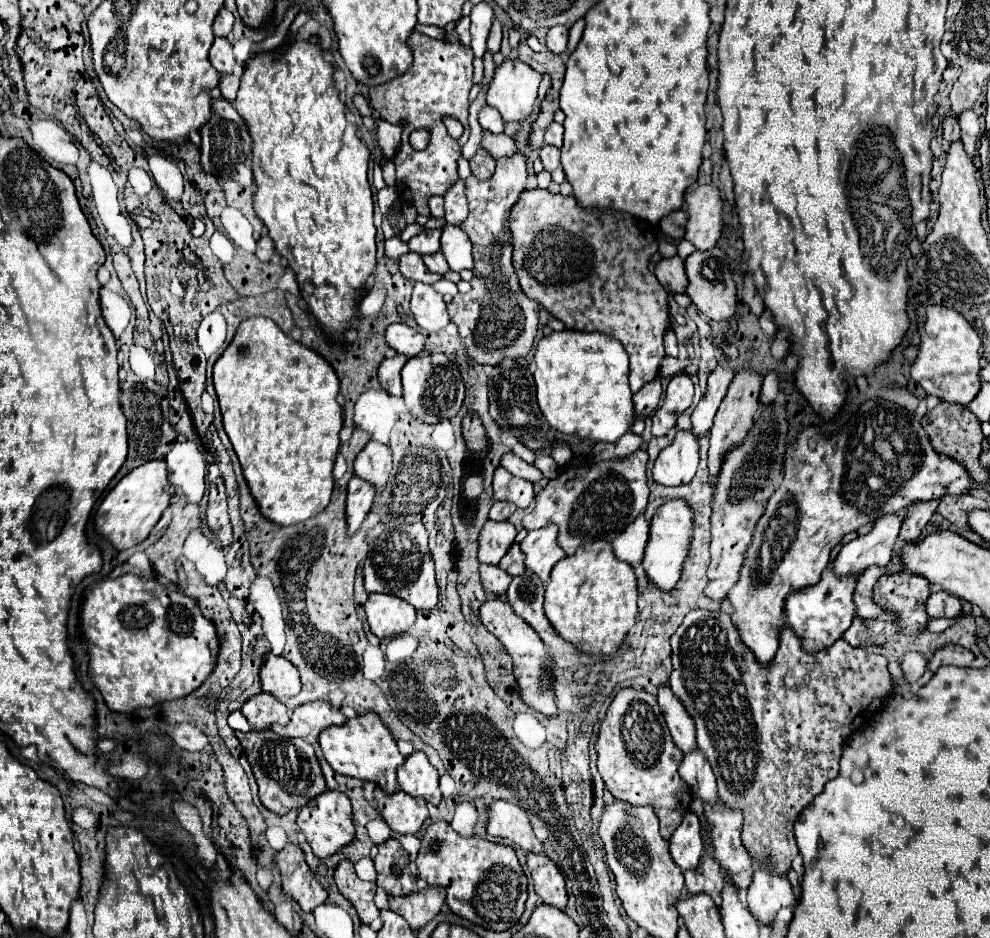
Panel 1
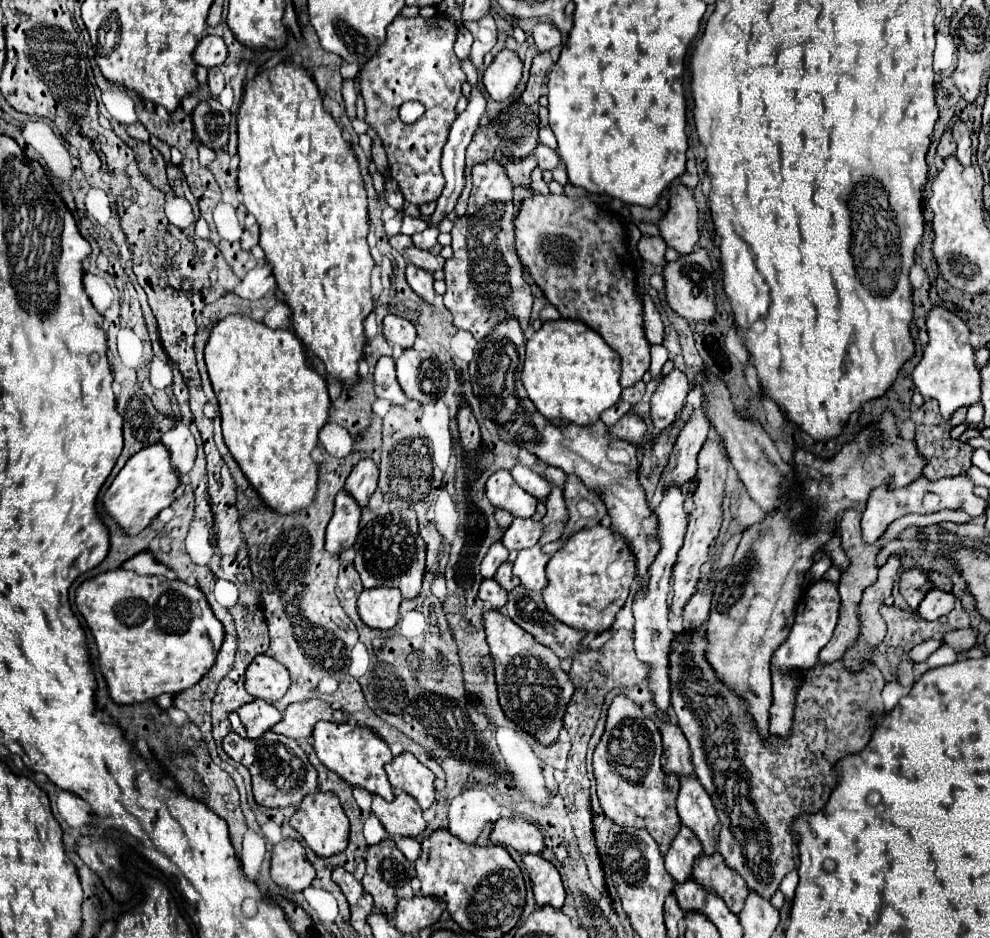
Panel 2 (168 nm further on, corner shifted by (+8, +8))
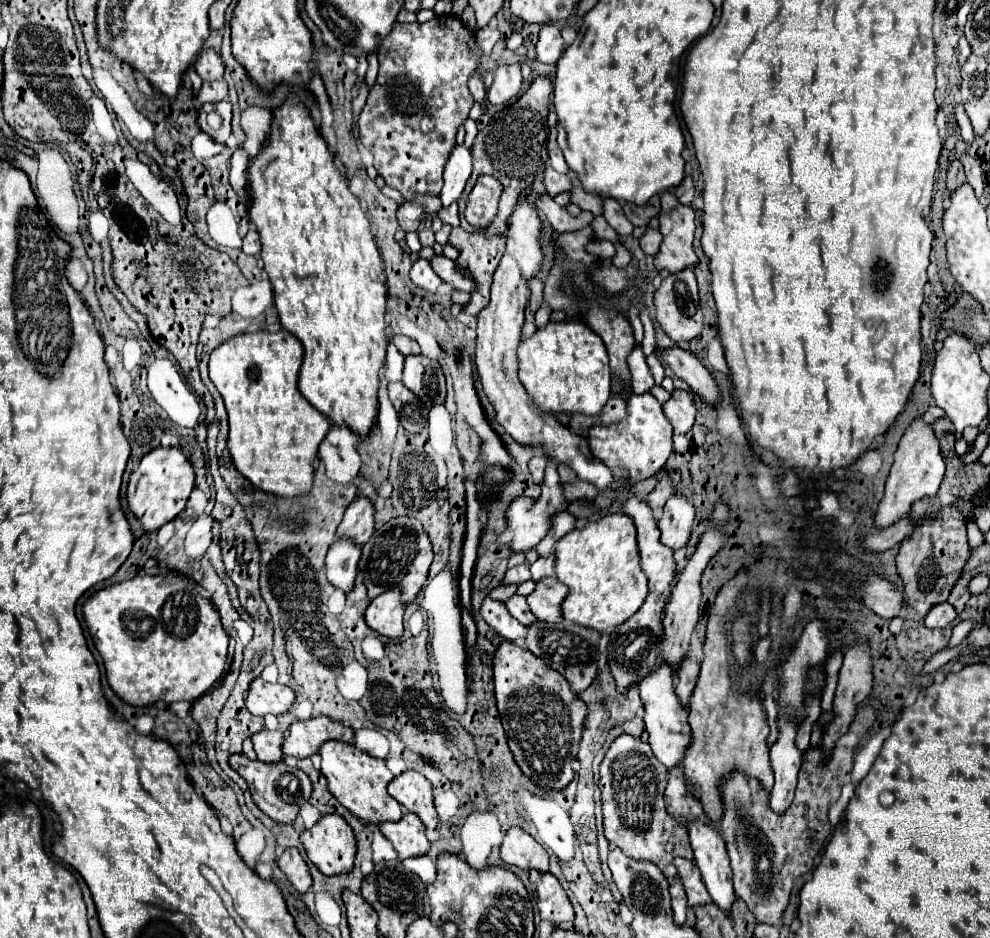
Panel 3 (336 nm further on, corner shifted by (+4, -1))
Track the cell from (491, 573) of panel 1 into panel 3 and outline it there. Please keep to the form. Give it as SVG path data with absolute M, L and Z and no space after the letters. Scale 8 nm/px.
M487 597L481 605L481 617L507 641L517 643L525 637L525 627L507 611L503 601L495 601Z

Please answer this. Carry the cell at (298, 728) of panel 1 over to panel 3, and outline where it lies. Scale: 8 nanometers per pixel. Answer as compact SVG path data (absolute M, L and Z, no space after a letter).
M321 715L321 717L307 719L307 721L295 721L289 727L289 733L283 741L283 753L293 755L297 759L311 757L329 739L339 739L345 743L355 741L351 727L331 721L329 717Z

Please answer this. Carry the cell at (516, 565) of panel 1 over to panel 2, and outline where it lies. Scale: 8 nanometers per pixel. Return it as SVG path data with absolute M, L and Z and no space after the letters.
M503 564L503 568L499 568L499 574L495 574L495 580L507 590L511 592L513 588L517 588L519 582L513 582L513 572L511 572L511 564Z

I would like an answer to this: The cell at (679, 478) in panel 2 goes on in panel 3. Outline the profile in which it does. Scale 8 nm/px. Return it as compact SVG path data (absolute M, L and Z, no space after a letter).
M673 493L667 499L663 507L663 517L659 521L661 541L671 549L683 547L689 539L693 519L695 519L695 507L693 507L691 497Z

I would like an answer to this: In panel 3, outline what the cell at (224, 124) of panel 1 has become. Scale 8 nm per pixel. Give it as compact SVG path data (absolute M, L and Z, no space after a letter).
M205 103L199 109L199 127L207 135L211 135L217 143L225 143L231 135L231 103Z

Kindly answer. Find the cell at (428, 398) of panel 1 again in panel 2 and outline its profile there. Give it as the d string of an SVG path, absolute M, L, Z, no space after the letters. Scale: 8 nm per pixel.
M413 348L403 350L403 354L397 358L397 380L403 392L421 404L441 398L447 386L443 364L437 358L421 354Z

